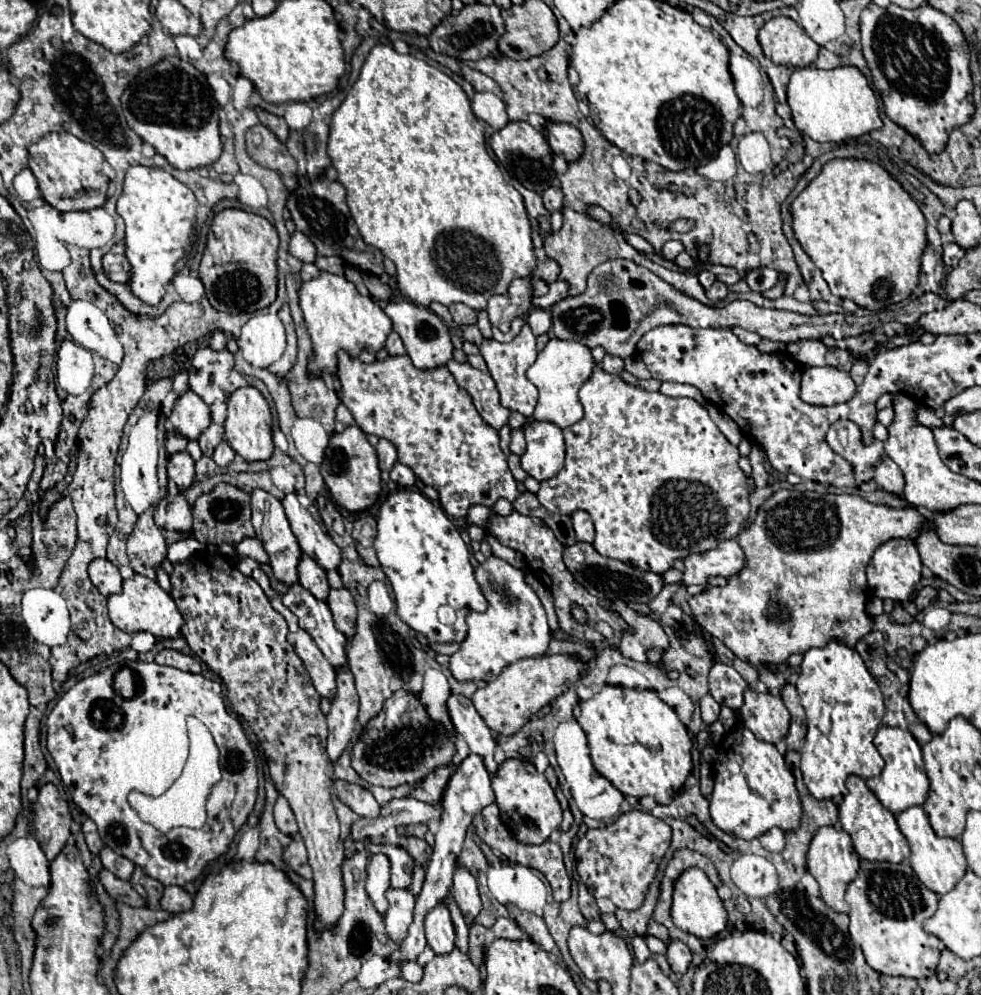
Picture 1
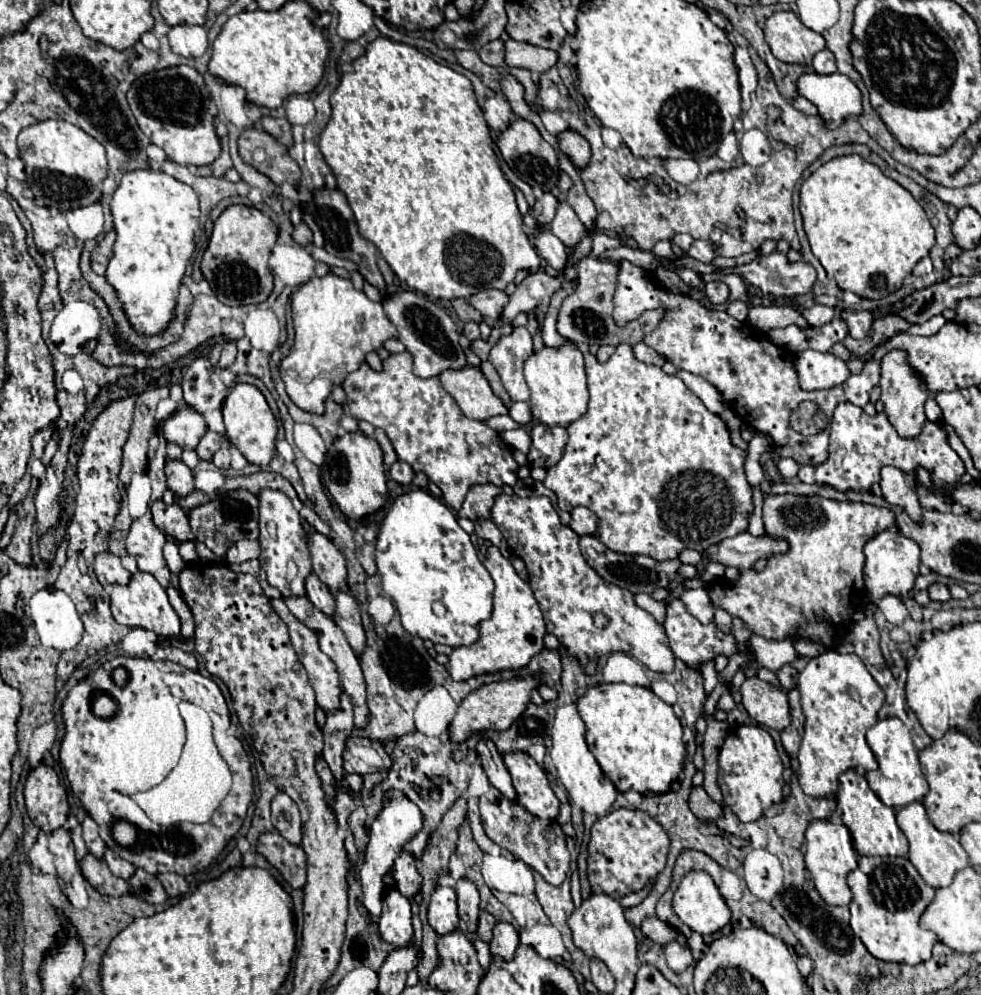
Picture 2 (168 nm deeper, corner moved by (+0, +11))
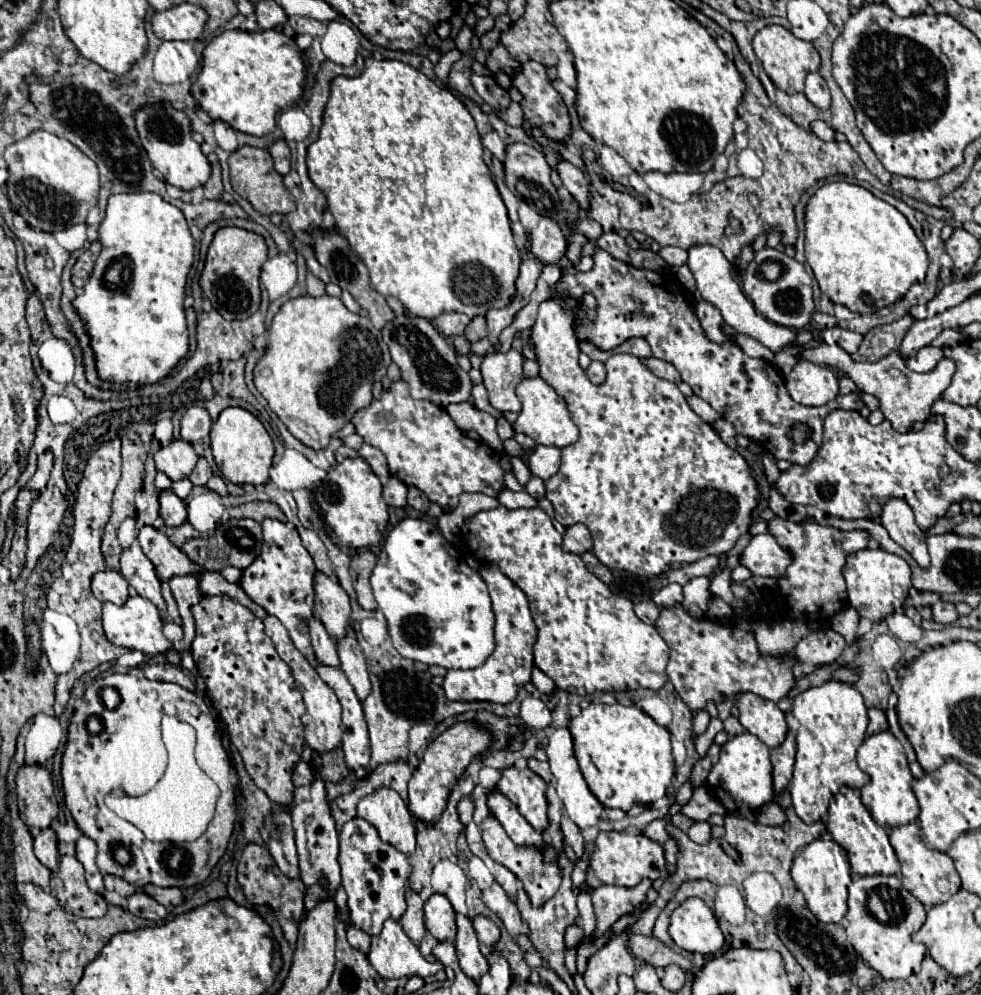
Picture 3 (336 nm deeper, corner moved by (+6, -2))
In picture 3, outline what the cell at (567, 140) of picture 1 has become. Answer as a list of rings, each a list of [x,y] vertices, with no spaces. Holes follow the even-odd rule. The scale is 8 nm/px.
[[[560,159],[558,165],[556,165],[556,171],[564,183],[564,187],[572,193],[572,197],[578,201],[578,205],[582,209],[588,207],[588,201],[590,201],[590,193],[588,193],[588,185],[590,181],[586,179],[586,173],[582,169],[578,169],[576,165],[572,165],[570,161],[566,159]]]

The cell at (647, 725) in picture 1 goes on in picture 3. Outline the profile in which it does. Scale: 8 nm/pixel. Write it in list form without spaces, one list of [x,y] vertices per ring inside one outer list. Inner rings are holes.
[[[590,703],[570,721],[568,729],[574,737],[574,753],[580,771],[604,807],[628,811],[636,803],[650,805],[666,795],[674,775],[668,729],[660,727],[650,715],[644,715],[634,703]]]

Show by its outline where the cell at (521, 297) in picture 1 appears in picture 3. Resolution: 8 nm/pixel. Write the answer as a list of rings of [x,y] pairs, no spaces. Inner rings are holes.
[[[442,313],[438,319],[434,319],[434,325],[444,335],[450,335],[450,337],[462,335],[468,323],[470,323],[470,317],[464,315],[464,313]]]

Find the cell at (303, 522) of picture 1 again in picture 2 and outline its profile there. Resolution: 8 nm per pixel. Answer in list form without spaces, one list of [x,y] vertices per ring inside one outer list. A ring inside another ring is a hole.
[[[306,528],[310,534],[310,556],[314,574],[328,586],[332,594],[340,592],[346,584],[346,560],[342,552],[330,542],[330,538],[318,534],[314,528]]]

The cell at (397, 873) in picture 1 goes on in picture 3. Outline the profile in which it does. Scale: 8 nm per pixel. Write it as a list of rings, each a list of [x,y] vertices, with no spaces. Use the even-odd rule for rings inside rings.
[[[406,889],[406,903],[408,903],[408,909],[406,913],[402,915],[400,923],[406,931],[406,935],[418,945],[426,927],[424,927],[424,901],[420,899],[420,895],[412,889]]]

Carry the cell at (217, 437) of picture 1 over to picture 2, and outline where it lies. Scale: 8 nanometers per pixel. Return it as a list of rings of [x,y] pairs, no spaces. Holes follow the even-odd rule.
[[[208,430],[206,436],[200,440],[200,444],[198,444],[198,448],[196,448],[196,454],[200,456],[200,460],[208,460],[208,462],[210,462],[210,460],[212,460],[212,454],[220,448],[220,444],[222,444],[220,434]]]

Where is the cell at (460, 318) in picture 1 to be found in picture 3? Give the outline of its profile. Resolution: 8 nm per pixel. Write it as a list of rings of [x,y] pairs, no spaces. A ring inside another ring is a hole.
[[[474,317],[472,321],[470,321],[470,325],[466,327],[466,331],[464,331],[464,337],[470,341],[470,343],[476,343],[476,341],[480,341],[482,337],[486,337],[488,335],[488,331],[486,331],[486,319],[484,317]]]

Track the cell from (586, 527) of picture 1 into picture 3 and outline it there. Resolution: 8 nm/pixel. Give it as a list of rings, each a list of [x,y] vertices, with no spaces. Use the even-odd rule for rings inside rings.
[[[576,523],[576,525],[570,525],[564,533],[564,543],[562,543],[562,549],[568,551],[568,553],[586,553],[592,549],[592,537],[590,537],[590,531],[586,525],[582,523]]]

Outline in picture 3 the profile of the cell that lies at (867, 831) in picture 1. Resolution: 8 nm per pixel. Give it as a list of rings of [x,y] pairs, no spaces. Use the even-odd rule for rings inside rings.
[[[840,787],[840,791],[830,799],[828,805],[828,831],[832,833],[832,839],[844,847],[850,867],[858,875],[896,875],[900,871],[898,857],[888,841],[888,833],[884,827],[880,827],[868,809],[860,801],[860,793],[852,787]]]

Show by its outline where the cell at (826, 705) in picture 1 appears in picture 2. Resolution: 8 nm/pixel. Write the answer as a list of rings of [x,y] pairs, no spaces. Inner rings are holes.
[[[828,650],[808,662],[798,676],[798,690],[806,716],[798,754],[798,782],[808,796],[832,798],[838,788],[838,776],[844,770],[864,768],[868,772],[878,768],[864,736],[878,720],[876,714],[884,704],[884,692],[856,654],[838,654],[836,650]]]

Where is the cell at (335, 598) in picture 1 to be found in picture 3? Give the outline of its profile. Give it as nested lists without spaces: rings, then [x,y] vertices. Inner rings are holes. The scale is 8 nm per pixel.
[[[348,633],[346,637],[340,637],[336,641],[336,647],[338,647],[342,671],[346,673],[348,681],[352,683],[360,701],[364,701],[364,697],[370,693],[370,679],[368,679],[368,671],[366,671],[366,659],[364,659],[364,653],[362,653],[356,637],[352,633]]]

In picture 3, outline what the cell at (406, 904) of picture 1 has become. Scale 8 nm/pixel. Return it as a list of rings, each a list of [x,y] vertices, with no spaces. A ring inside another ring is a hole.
[[[388,919],[382,933],[372,937],[368,959],[384,979],[414,975],[430,977],[442,969],[440,963],[432,965],[420,955],[416,945],[404,933],[402,925],[394,919]]]

